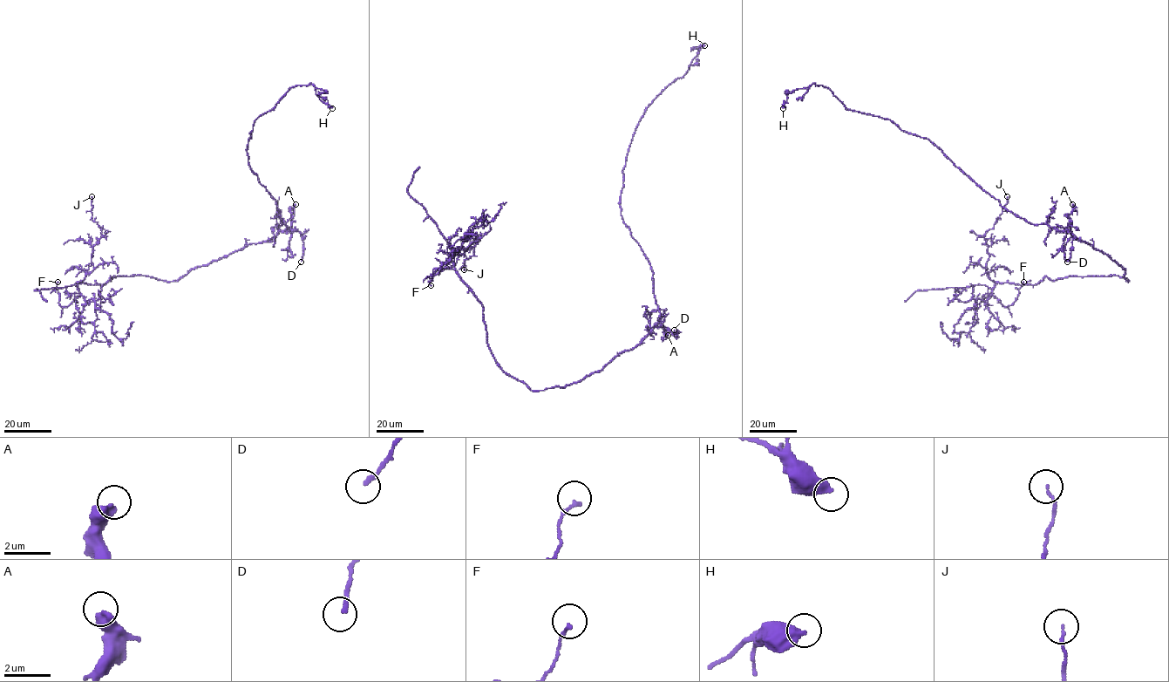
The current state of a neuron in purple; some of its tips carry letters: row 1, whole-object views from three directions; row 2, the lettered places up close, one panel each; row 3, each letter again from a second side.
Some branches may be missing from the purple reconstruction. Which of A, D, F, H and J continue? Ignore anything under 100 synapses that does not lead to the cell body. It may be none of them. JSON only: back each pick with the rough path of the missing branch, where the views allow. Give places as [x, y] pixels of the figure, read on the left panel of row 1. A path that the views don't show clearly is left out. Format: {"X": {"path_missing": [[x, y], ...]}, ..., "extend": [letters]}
{"extend": []}

